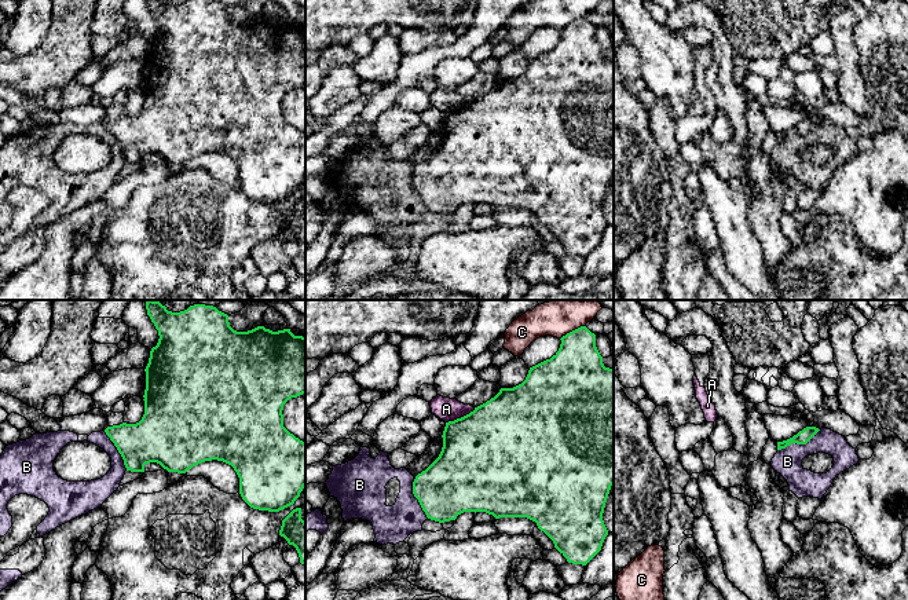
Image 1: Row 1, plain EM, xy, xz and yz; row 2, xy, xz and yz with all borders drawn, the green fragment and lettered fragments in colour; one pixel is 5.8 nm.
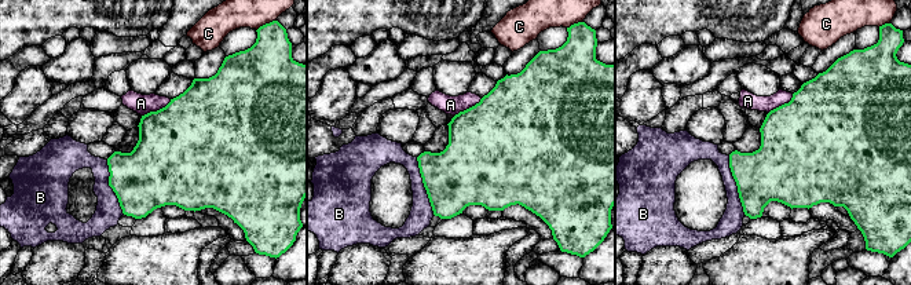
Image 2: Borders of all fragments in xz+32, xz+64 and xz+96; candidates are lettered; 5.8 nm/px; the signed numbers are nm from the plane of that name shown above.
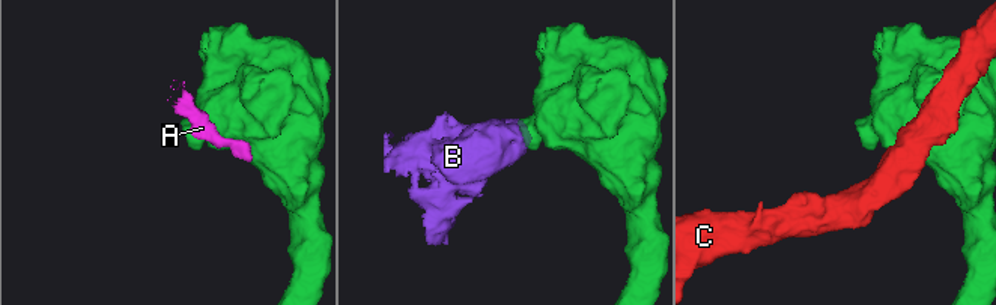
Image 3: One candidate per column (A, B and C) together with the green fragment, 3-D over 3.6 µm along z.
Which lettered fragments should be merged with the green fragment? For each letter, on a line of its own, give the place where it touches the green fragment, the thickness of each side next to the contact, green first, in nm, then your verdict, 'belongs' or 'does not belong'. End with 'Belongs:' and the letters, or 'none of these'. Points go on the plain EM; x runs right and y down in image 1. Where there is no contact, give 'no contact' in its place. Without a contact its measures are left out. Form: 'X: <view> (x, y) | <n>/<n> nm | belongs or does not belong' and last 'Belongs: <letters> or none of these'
A: xz (461, 109) | 500/140 nm | does not belong
B: yz (798, 135) | 80/160 nm | does not belong
C: xz (573, 22) | 320/170 nm | does not belong
Belongs: none of these

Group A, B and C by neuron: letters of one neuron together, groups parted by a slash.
A / B / C

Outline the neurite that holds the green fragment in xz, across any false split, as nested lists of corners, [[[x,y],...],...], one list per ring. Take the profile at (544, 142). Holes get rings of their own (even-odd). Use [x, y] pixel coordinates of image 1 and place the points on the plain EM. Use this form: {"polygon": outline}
{"polygon": [[[581,18],[561,30],[559,43],[550,50],[530,59],[526,72],[513,80],[501,80],[486,95],[475,99],[469,106],[446,114],[443,139],[439,149],[413,173],[413,186],[418,191],[426,209],[439,215],[455,212],[464,204],[486,204],[495,211],[527,209],[537,215],[554,235],[554,239],[568,255],[586,257],[600,242],[608,222],[603,212],[605,194],[614,176],[614,61],[605,59],[596,39],[596,26]]]}

